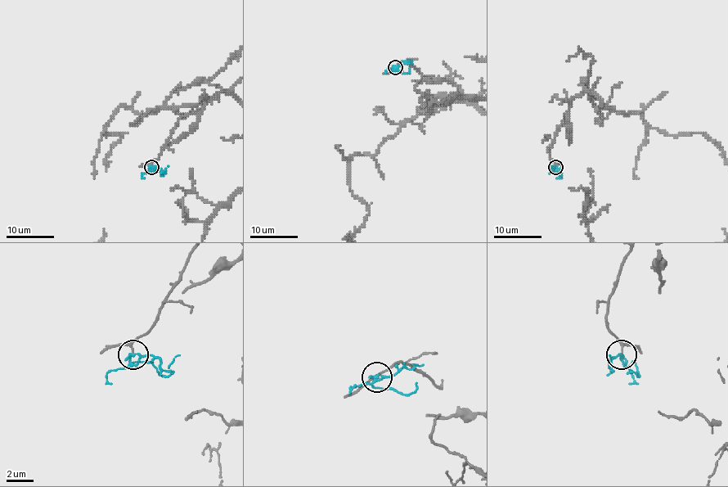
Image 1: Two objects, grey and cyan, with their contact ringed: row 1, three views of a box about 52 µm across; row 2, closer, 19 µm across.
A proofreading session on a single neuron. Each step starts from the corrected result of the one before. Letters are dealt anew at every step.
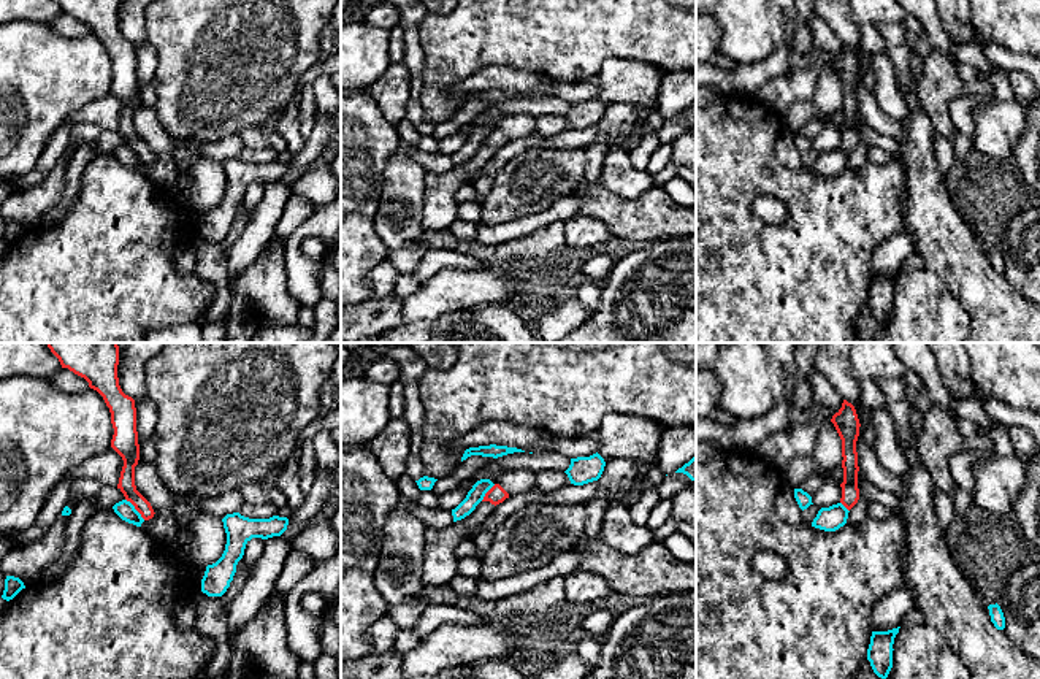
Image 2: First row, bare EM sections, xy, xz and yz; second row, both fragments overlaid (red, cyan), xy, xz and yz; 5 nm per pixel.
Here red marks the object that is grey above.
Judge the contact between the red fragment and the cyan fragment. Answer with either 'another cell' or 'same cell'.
another cell

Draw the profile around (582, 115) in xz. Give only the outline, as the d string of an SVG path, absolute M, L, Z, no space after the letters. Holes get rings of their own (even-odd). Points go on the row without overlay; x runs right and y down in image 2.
M596 97L590 102L571 103L569 113L564 116L574 130L583 130L598 125L604 116L606 106Z

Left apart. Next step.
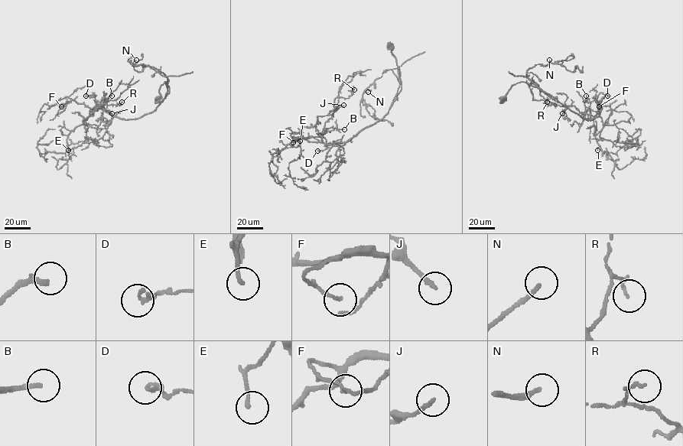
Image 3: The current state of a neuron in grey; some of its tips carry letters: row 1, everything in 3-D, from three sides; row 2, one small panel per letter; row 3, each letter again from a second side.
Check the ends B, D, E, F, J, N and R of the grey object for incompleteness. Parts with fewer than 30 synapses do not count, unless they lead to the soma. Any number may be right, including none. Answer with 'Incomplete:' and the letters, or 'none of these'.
Incomplete: B, N

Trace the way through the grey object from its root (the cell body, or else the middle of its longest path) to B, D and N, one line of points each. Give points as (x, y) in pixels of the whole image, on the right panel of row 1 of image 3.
B: (502, 98), (513, 85), (527, 83), (583, 119), (593, 119), (602, 109), (595, 115), (587, 113), (586, 96)
D: (502, 98), (513, 85), (527, 83), (583, 119), (591, 119), (600, 114), (601, 99), (606, 94), (607, 96)
N: (502, 98), (513, 85), (523, 82), (559, 102), (525, 76), (530, 68), (547, 65), (549, 60)

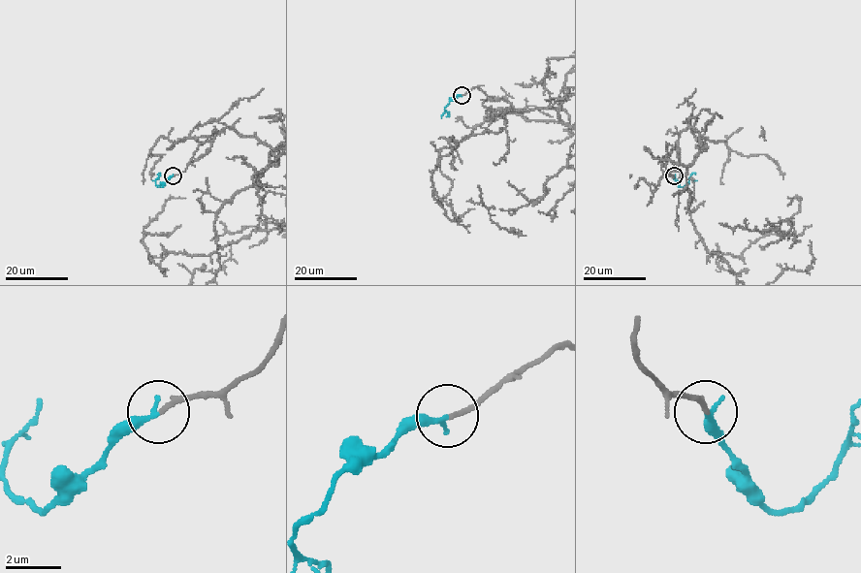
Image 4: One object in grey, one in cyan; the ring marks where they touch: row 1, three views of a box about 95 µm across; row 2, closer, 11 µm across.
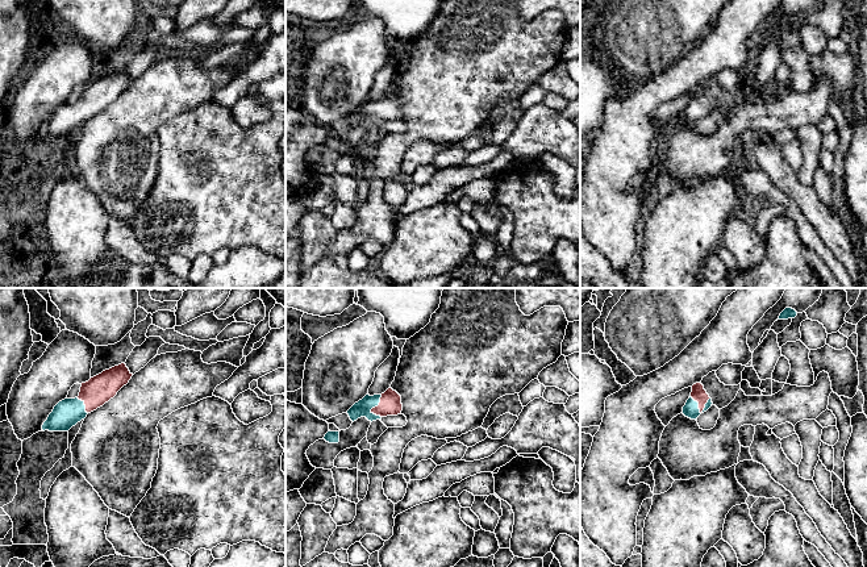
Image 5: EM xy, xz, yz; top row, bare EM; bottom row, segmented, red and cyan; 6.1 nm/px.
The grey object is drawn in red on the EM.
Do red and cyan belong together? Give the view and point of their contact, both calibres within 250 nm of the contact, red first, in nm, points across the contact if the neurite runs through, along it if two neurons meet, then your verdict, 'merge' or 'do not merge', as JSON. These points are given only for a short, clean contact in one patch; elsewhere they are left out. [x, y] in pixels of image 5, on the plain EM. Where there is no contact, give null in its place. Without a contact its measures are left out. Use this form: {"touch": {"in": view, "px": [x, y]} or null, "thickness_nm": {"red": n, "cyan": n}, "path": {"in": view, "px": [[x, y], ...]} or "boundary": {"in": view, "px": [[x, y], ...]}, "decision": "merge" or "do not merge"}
{"touch": {"in": "yz", "px": [699, 109]}, "thickness_nm": {"red": 90, "cyan": 100}, "path": {"in": "yz", "px": [[699, 99], [699, 109], [691, 115]]}, "decision": "merge"}

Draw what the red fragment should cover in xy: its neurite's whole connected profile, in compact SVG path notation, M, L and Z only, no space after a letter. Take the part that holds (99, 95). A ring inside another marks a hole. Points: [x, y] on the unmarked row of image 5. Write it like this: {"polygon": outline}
{"polygon": "M121 68L82 88L79 101L59 107L43 128L42 136L68 137L88 118L113 104L132 82L126 70Z"}

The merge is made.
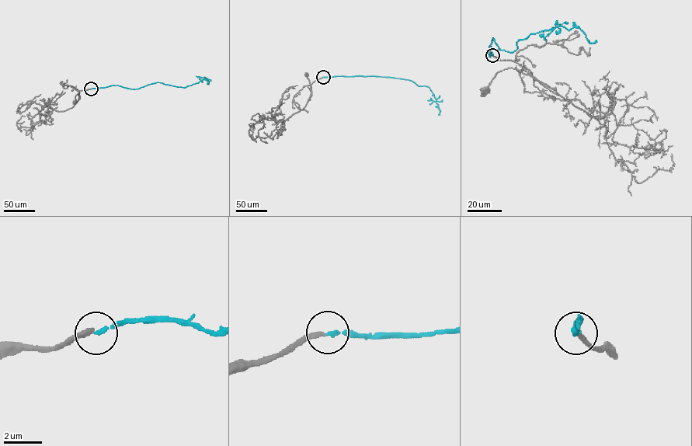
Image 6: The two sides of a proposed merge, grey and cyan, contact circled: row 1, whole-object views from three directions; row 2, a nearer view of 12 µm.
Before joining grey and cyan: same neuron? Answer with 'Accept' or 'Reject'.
Reject

